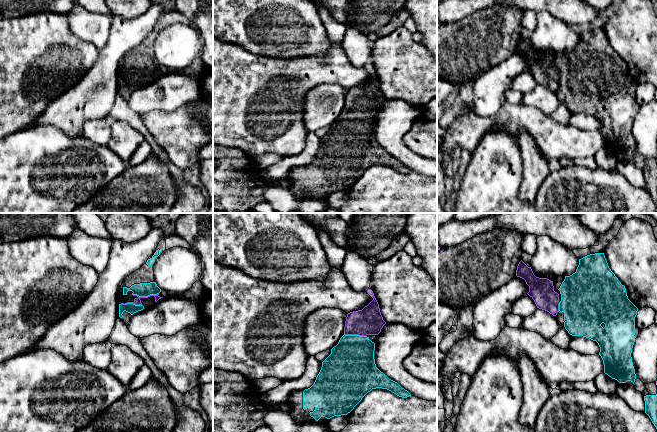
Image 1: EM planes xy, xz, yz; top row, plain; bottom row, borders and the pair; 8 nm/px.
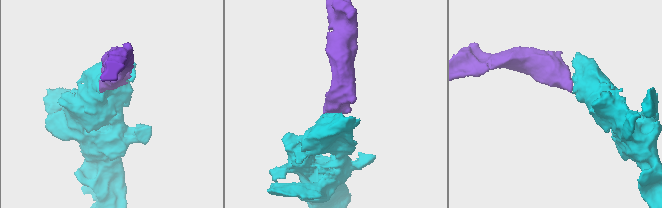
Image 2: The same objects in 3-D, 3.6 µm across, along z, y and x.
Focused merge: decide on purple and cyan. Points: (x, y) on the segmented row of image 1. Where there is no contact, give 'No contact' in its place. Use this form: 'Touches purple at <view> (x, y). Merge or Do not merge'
Touches purple at xy (145, 297). Merge

